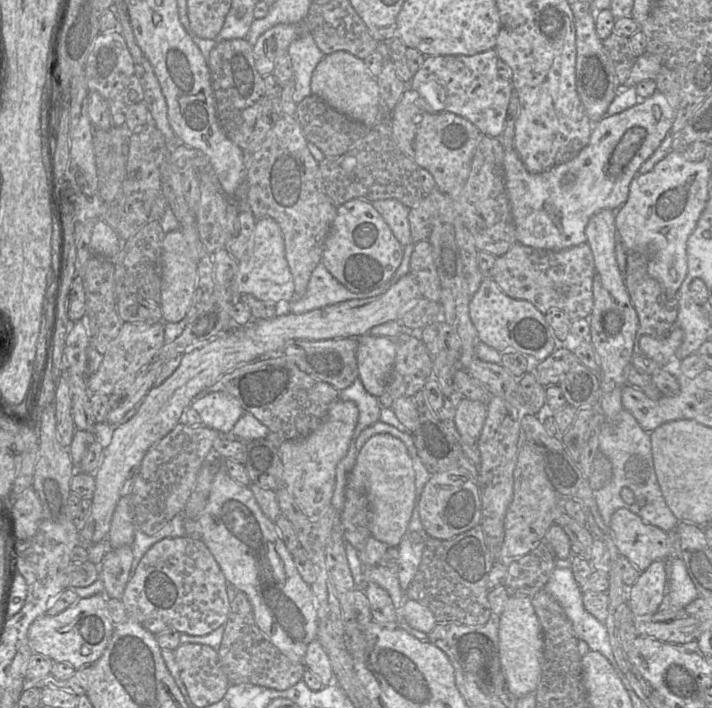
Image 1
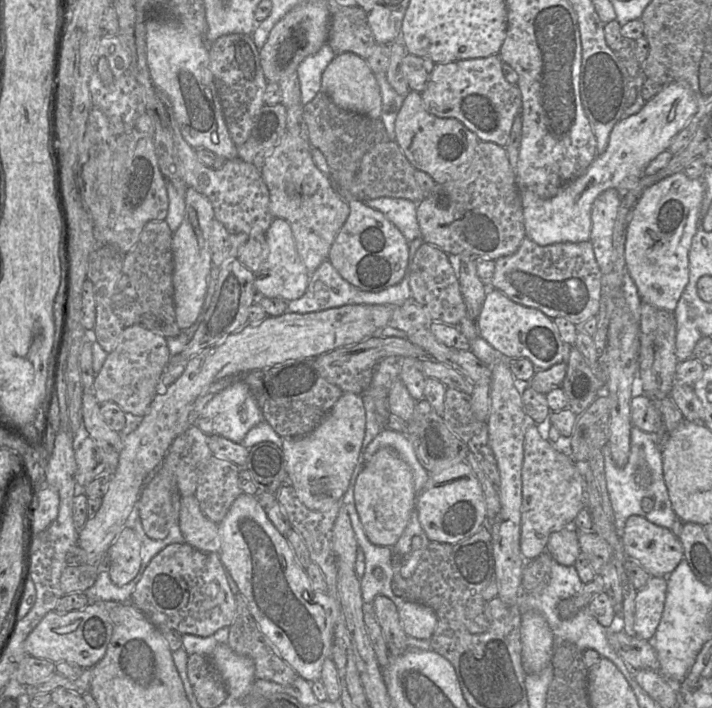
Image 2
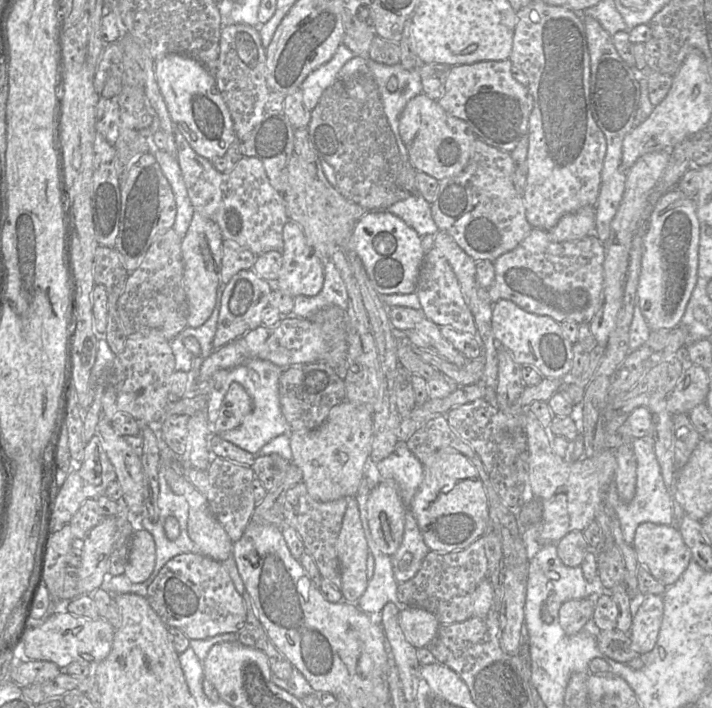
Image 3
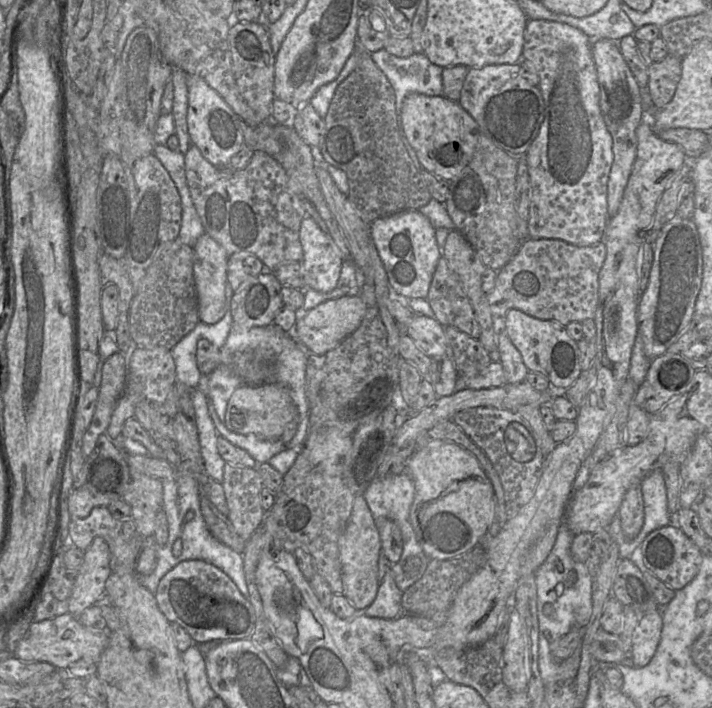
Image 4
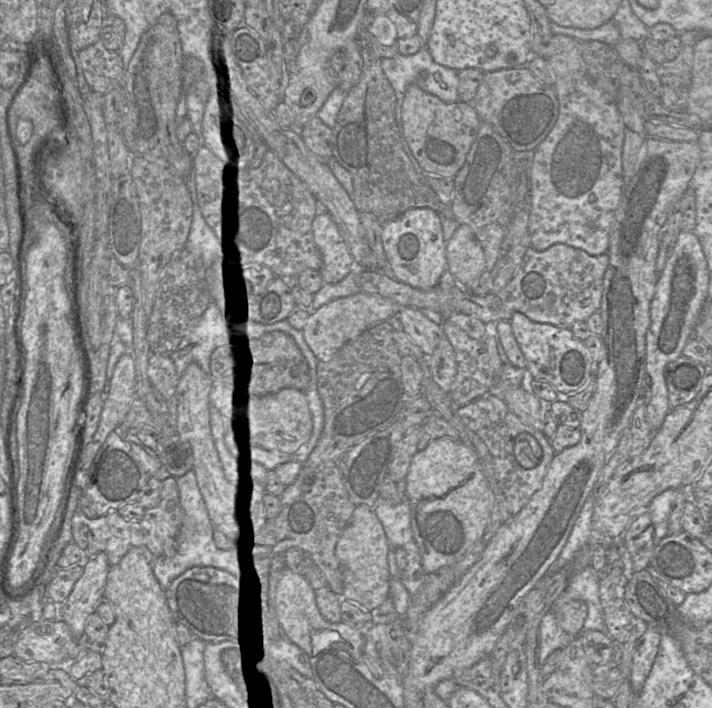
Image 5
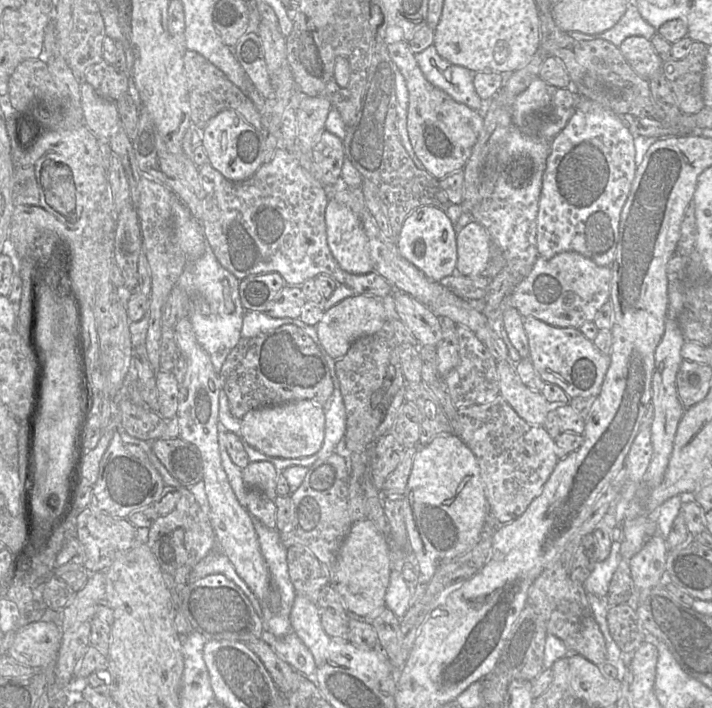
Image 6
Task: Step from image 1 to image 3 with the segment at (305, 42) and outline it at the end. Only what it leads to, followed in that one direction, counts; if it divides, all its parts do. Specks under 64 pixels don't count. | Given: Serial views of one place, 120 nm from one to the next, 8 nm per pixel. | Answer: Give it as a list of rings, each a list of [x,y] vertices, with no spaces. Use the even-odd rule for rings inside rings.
[[[341,44],[333,57],[325,64],[311,72],[301,85],[305,107],[312,111],[323,92],[337,79],[343,65],[356,55]]]

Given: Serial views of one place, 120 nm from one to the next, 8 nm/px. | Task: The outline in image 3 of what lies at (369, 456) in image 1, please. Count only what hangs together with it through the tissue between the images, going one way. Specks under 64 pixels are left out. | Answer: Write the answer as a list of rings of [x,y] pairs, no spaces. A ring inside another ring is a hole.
[[[392,480],[379,483],[369,492],[367,520],[371,536],[380,552],[392,556],[404,533],[406,507]]]

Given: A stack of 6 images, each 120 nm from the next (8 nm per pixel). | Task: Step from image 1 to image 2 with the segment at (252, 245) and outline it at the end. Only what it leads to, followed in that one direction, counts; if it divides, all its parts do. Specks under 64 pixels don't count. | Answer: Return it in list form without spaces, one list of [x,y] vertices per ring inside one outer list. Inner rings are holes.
[[[274,219],[265,232],[265,239],[269,248],[268,257],[261,268],[253,272],[257,293],[287,302],[299,299],[306,292],[311,274],[297,252],[290,224],[284,219]]]

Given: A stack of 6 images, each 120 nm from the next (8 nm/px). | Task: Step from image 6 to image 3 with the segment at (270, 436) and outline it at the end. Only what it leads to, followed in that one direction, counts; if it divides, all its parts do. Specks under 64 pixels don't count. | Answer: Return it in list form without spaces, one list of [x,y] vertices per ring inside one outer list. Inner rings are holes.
[[[233,382],[224,397],[213,425],[215,434],[239,427],[253,409],[252,399],[242,385]]]

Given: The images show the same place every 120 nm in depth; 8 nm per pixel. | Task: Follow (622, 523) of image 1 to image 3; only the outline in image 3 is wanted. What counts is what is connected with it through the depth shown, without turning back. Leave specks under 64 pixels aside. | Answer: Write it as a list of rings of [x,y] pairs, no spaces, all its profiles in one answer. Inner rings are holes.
[[[641,523],[636,529],[632,546],[636,552],[638,563],[664,586],[675,584],[692,560],[691,551],[685,544],[680,531],[669,525]]]

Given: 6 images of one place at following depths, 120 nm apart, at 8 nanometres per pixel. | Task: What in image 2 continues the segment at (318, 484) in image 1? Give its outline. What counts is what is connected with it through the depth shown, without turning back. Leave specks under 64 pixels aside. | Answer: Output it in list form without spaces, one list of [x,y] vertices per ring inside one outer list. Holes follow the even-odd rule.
[[[343,393],[343,395],[338,399],[338,401],[335,403],[335,405],[330,410],[330,412],[325,416],[322,422],[309,435],[304,436],[302,438],[298,438],[298,439],[283,439],[281,451],[285,459],[285,470],[287,473],[287,482],[294,489],[298,499],[309,510],[326,511],[335,502],[341,501],[341,499],[343,498],[344,494],[346,493],[349,487],[351,476],[353,474],[355,466],[357,465],[358,458],[361,453],[362,443],[365,436],[365,427],[366,427],[366,414],[365,414],[365,408],[364,408],[361,395],[357,395],[354,393]]]

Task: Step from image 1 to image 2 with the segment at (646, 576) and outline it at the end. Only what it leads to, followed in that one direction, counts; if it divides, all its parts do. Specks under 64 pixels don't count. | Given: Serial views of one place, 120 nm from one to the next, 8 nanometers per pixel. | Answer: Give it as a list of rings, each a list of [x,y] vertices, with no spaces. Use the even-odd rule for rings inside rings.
[[[651,576],[647,584],[637,591],[635,604],[636,637],[651,641],[664,611],[667,578]]]

